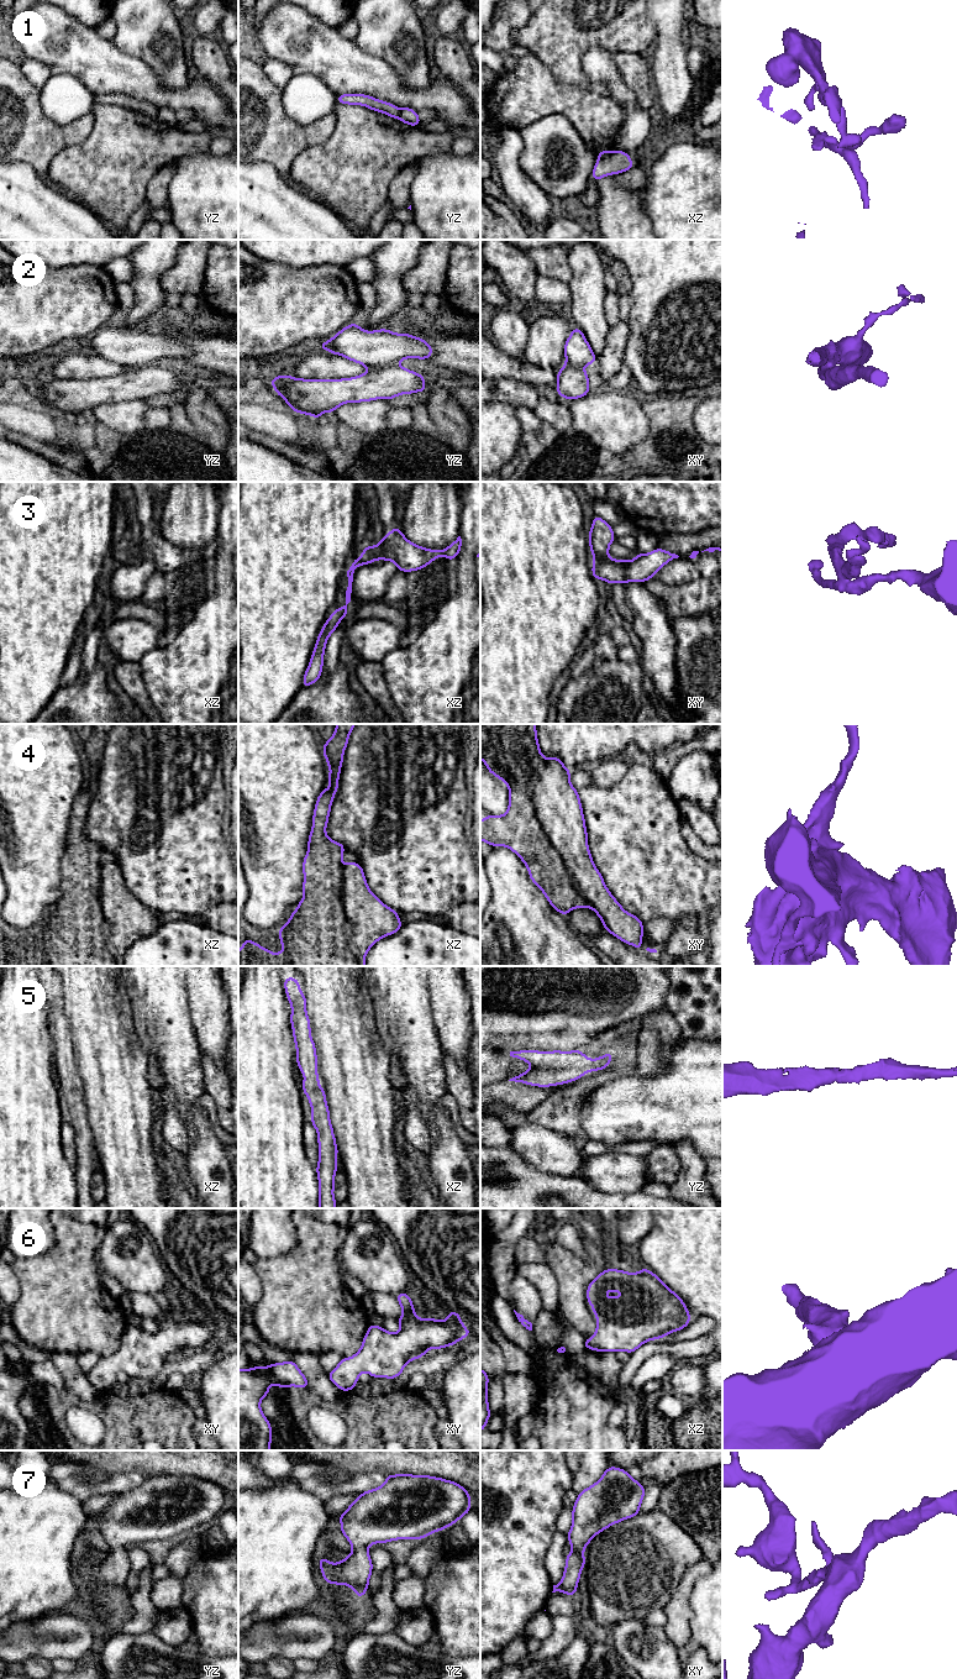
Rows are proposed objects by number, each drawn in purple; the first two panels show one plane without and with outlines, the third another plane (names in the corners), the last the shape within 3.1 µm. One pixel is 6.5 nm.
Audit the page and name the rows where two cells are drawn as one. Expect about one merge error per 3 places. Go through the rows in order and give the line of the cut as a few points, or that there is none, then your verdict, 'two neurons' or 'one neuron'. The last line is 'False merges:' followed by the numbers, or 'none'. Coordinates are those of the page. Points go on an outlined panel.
1: yz (400, 109), (398, 117) | two neurons
2: yz (397, 363), (372, 367), (369, 370) | two neurons
3: xy (608, 556), (594, 560) | two neurons
4: xy (509, 788), (530, 795), (572, 887), (588, 906) | two neurons
5: no cut | one neuron
6: no cut | one neuron
7: no cut | one neuron
False merges: 1, 2, 3, 4

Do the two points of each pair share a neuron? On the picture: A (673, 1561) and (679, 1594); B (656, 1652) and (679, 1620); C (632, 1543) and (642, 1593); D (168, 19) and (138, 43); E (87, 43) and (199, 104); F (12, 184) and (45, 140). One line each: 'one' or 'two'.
A: two
B: two
C: one
D: one
E: one
F: two

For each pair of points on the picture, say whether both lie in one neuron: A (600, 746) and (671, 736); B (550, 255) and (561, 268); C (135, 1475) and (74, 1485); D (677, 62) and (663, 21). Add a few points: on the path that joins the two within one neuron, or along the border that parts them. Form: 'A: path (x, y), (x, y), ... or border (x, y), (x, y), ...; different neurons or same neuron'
A: path (618, 736), (653, 736); same neuron
B: path (551, 258), (557, 265); same neuron
C: path (120, 1481), (106, 1486), (89, 1486); same neuron
D: path (669, 52), (668, 31); same neuron

